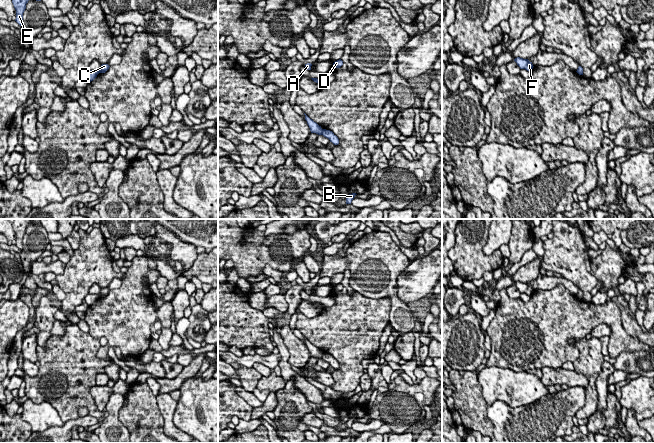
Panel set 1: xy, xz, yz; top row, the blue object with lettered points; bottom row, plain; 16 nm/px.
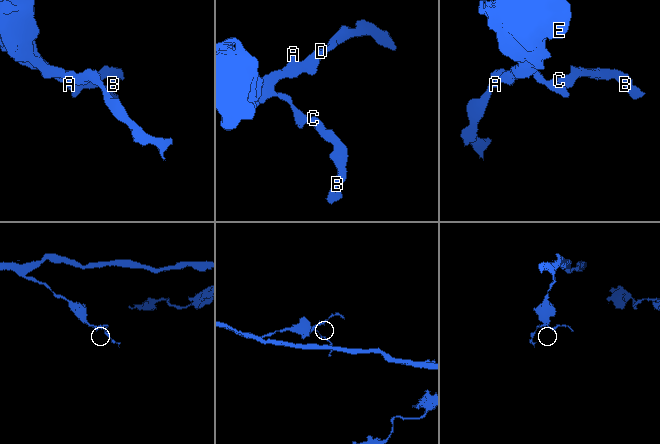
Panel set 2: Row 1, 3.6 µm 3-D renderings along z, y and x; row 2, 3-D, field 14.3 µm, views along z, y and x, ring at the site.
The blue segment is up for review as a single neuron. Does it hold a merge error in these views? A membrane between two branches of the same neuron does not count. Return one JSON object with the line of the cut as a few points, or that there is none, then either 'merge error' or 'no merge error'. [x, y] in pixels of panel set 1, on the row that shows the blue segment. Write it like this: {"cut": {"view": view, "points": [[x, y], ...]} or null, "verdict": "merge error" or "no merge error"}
{"cut": {"view": "xz", "points": [[323, 129], [321, 134]]}, "verdict": "merge error"}

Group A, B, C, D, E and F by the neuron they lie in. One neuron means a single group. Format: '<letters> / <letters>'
A D E F / B C

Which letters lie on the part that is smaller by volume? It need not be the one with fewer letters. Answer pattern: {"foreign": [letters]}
{"foreign": ["B", "C"]}

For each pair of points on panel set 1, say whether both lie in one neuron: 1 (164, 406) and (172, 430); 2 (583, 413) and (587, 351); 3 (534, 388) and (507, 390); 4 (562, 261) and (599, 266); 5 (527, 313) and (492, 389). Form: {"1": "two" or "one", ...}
{"1": "one", "2": "one", "3": "one", "4": "two", "5": "two"}

